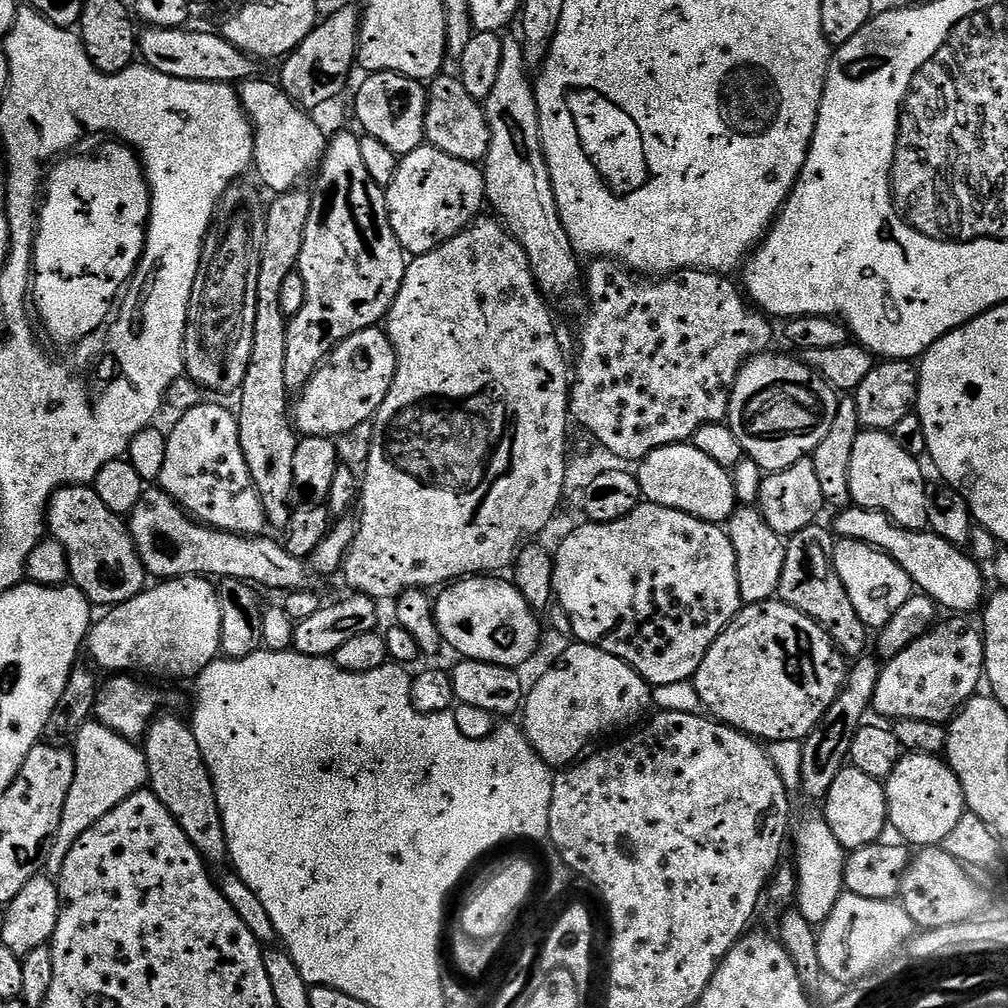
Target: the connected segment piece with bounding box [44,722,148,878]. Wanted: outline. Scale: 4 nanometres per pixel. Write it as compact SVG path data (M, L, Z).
M89 722L75 733L74 751L76 753L76 773L74 786L70 786L70 794L66 798L66 806L62 810L62 822L52 837L50 854L44 863L44 872L49 877L59 877L62 862L66 862L66 854L70 854L70 846L94 826L114 806L126 802L130 794L141 791L148 782L148 764L144 760L144 753L133 741L118 735L105 724Z

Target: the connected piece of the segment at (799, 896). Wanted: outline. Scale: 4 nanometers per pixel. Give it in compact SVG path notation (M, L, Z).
M819 815L812 816L805 824L795 825L794 840L796 836L796 894L794 897L794 908L800 912L802 918L813 926L824 924L826 918L830 918L830 910L838 902L838 898L843 896L846 889L844 887L844 862L846 859L846 849L840 845L838 838L834 838L834 830Z

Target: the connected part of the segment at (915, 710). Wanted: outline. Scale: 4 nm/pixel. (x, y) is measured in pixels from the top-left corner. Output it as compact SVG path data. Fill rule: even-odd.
M948 618L943 622L937 623L935 626L928 629L925 636L919 636L910 646L906 646L906 650L902 650L897 656L891 657L881 667L880 677L878 678L878 686L874 686L874 698L872 699L871 711L877 712L880 716L885 716L888 722L895 722L898 720L917 720L918 722L938 722L939 724L947 725L951 721L952 717L972 699L973 696L977 695L979 686L981 687L982 681L985 679L984 674L984 638L979 627L976 628L972 624L967 624L967 619L964 618Z

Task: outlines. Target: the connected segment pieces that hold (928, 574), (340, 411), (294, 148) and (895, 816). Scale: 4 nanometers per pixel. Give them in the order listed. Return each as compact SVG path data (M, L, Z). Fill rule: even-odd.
M849 506L837 511L835 535L842 540L857 540L879 552L886 553L912 579L923 595L936 601L941 609L949 608L952 614L968 614L981 607L986 600L984 576L980 568L964 553L963 547L946 542L938 533L925 530L915 532L898 526L884 512Z
M383 327L367 328L354 333L330 353L327 360L316 369L310 382L304 387L304 391L299 393L297 400L300 401L297 404L295 401L294 404L294 427L297 433L301 437L327 436L335 438L354 430L354 426L358 426L362 422L372 420L394 382L395 373L396 351Z
M253 78L244 81L239 85L240 104L244 107L244 113L248 116L248 121L252 124L254 138L254 172L260 175L260 180L266 187L272 191L272 194L282 192L291 192L293 188L301 183L300 179L313 170L319 169L321 160L324 159L324 150L326 147L326 135L311 120L309 113L305 109L299 108L288 95L284 93L284 89L279 83L268 80L260 80L261 78Z
M926 754L901 755L884 784L888 799L888 823L901 841L915 846L943 845L946 834L958 826L958 818L966 811L964 791L954 770L940 756Z

